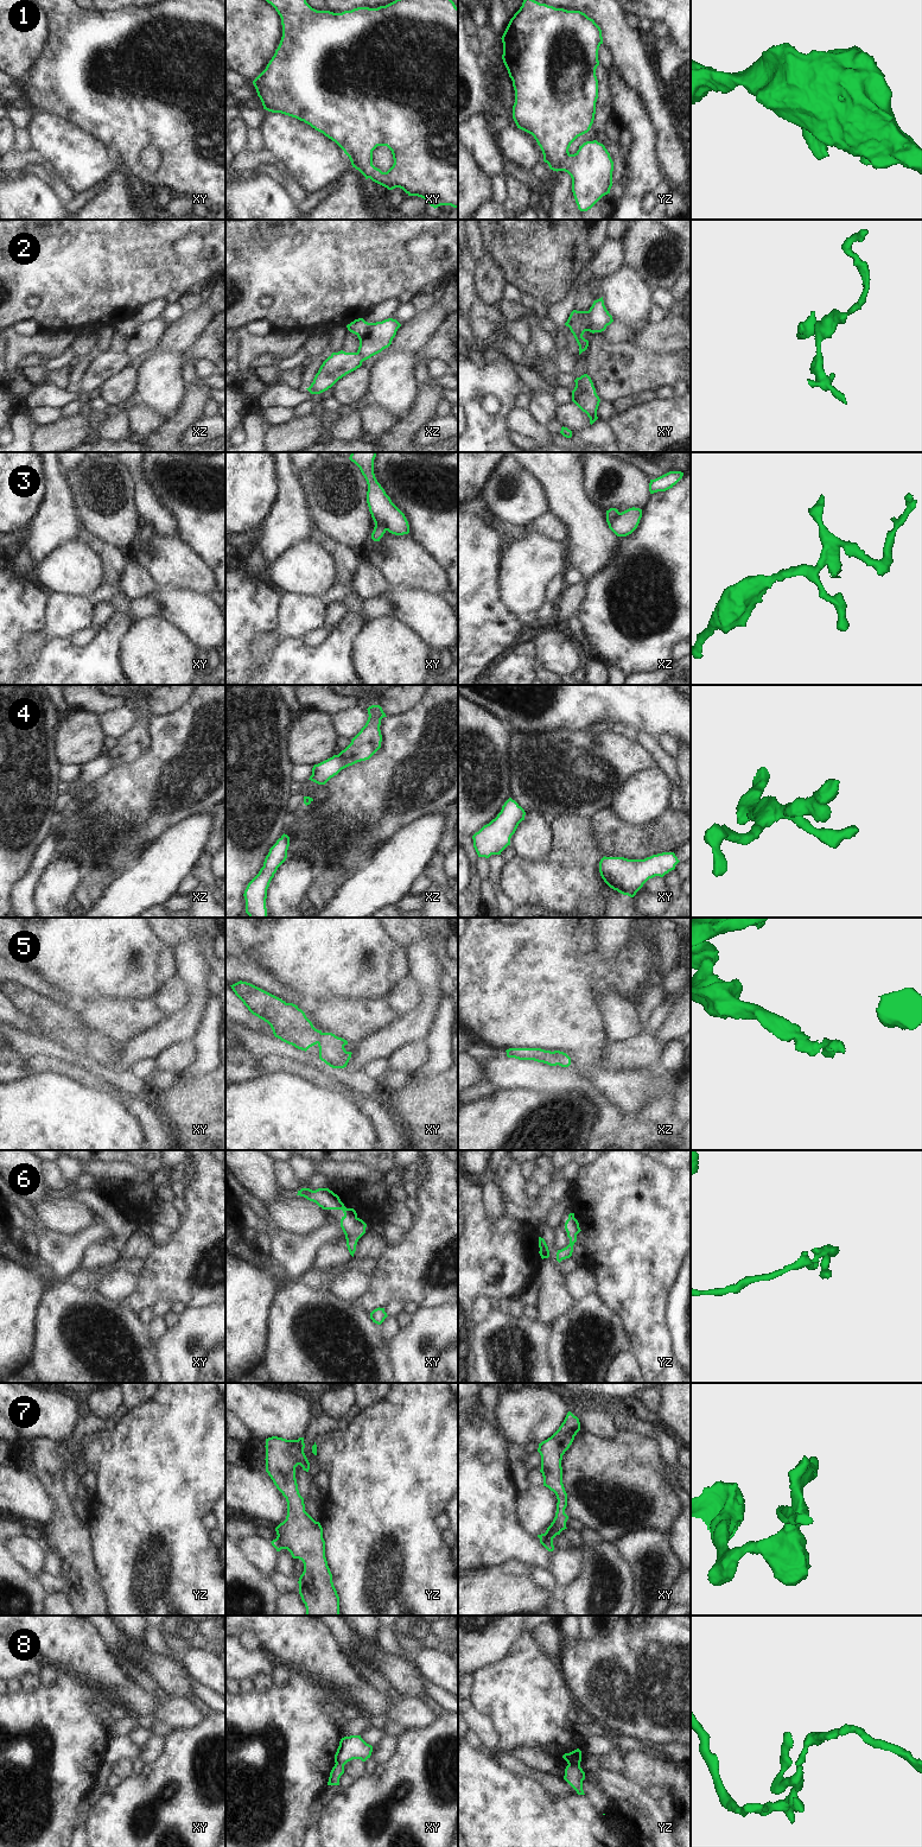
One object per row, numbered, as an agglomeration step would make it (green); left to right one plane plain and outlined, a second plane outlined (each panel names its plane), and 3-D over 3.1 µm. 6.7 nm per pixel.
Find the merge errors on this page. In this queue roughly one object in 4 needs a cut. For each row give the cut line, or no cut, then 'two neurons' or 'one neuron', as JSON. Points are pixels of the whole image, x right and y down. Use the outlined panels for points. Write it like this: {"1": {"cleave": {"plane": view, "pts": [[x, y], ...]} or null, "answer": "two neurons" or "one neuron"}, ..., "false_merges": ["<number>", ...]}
{"1": {"cleave": null, "answer": "one neuron"}, "2": {"cleave": {"plane": "xy", "pts": [[587, 311], [587, 321], [595, 331]]}, "answer": "two neurons"}, "3": {"cleave": {"plane": "xy", "pts": [[375, 524], [381, 524], [387, 530]]}, "answer": "two neurons"}, "4": {"cleave": null, "answer": "one neuron"}, "5": {"cleave": null, "answer": "one neuron"}, "6": {"cleave": null, "answer": "one neuron"}, "7": {"cleave": {"plane": "yz", "pts": [[277, 1536], [283, 1548]]}, "answer": "two neurons"}, "8": {"cleave": null, "answer": "one neuron"}, "false_merges": ["2", "3", "7"]}

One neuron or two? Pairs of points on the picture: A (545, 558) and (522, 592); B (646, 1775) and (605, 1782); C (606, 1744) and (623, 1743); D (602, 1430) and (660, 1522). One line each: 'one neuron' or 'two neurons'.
A: one neuron
B: two neurons
C: one neuron
D: two neurons

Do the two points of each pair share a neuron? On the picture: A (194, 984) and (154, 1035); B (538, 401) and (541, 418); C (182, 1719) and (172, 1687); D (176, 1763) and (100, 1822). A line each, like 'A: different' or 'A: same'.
A: same
B: same
C: different
D: same

